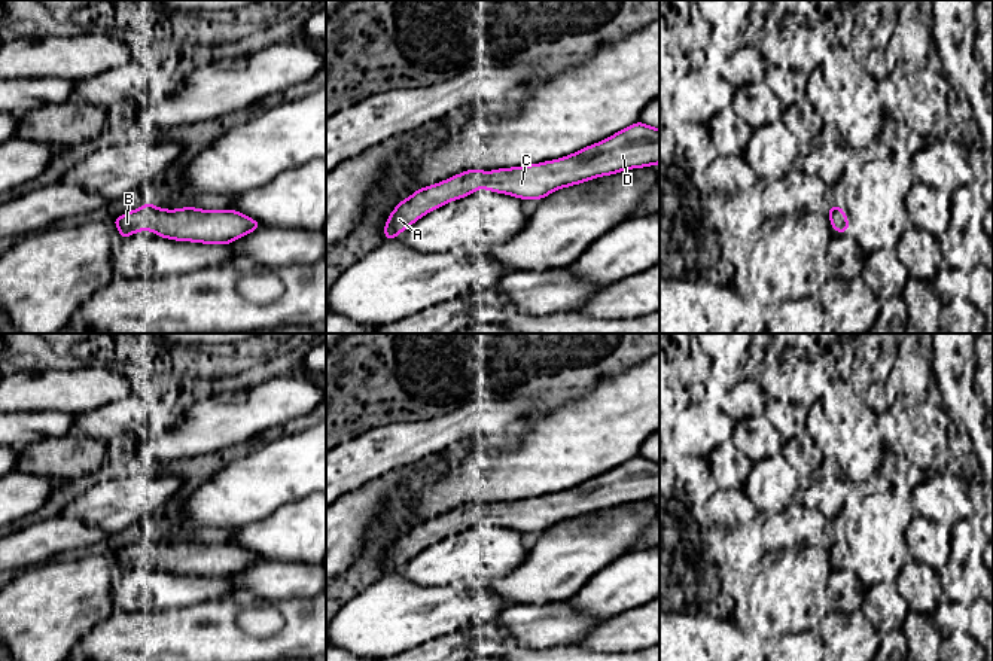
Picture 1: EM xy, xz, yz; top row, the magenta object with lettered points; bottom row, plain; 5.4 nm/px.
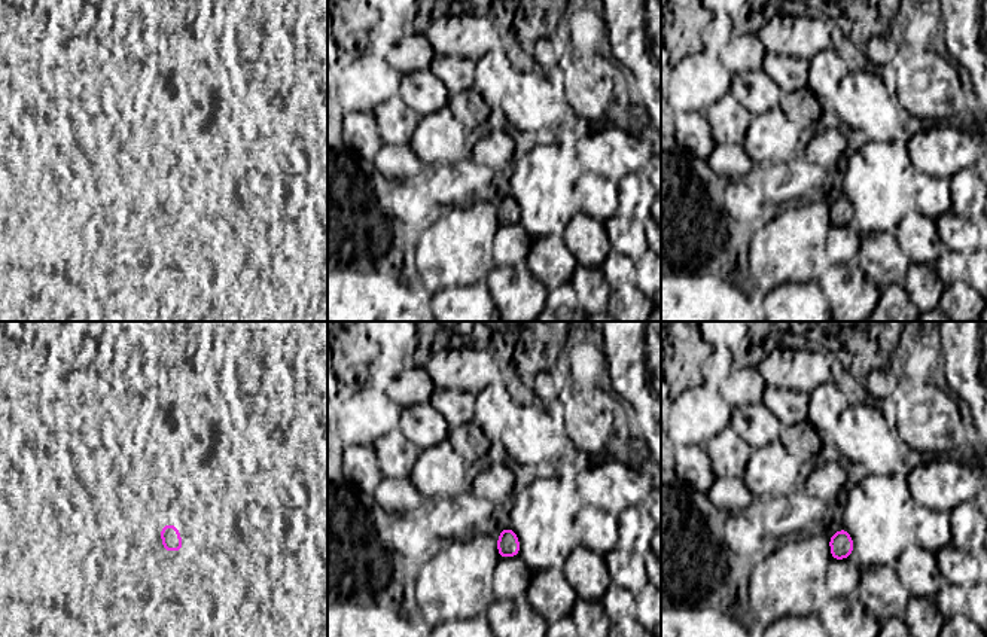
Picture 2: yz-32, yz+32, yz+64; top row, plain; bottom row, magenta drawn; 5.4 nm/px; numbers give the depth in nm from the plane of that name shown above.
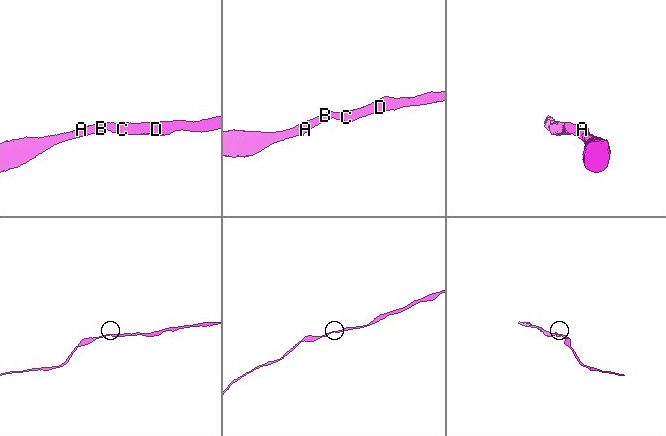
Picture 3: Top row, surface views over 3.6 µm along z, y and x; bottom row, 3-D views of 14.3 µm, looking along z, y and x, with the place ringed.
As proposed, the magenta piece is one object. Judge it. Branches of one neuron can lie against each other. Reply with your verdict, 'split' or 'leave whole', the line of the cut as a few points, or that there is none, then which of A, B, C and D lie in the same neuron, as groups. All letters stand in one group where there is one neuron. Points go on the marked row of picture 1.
leave whole; cut none; groups A B C D

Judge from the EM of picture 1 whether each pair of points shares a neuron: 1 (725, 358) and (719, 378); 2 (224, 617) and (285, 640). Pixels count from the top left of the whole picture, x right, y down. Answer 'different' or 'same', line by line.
1: same
2: same

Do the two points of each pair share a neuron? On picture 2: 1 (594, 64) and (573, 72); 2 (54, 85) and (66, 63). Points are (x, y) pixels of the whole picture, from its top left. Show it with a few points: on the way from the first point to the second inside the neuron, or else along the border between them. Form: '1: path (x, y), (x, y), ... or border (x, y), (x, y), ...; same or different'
1: path (590, 69), (578, 72); same
2: border (54, 64), (66, 78); different

